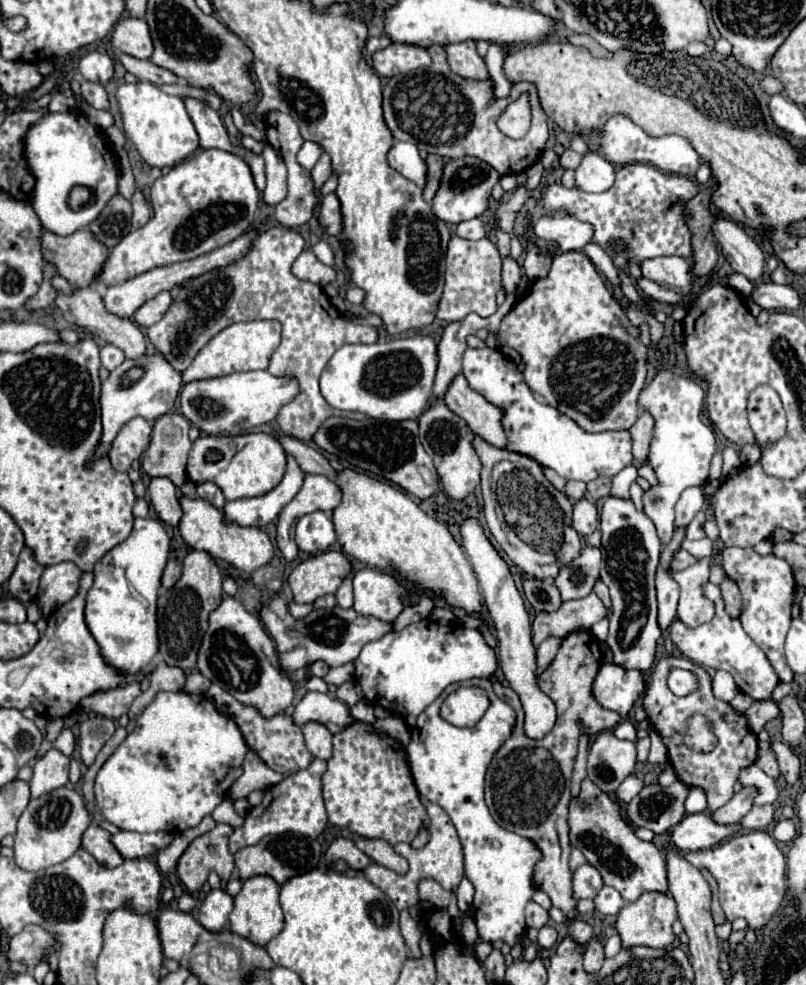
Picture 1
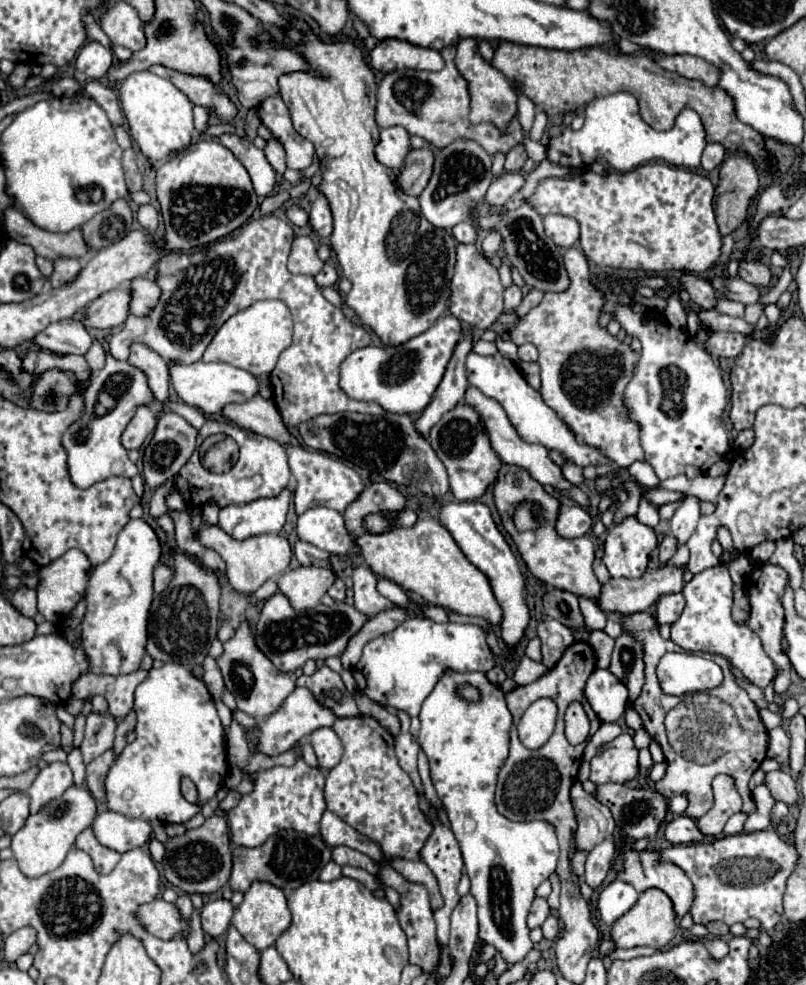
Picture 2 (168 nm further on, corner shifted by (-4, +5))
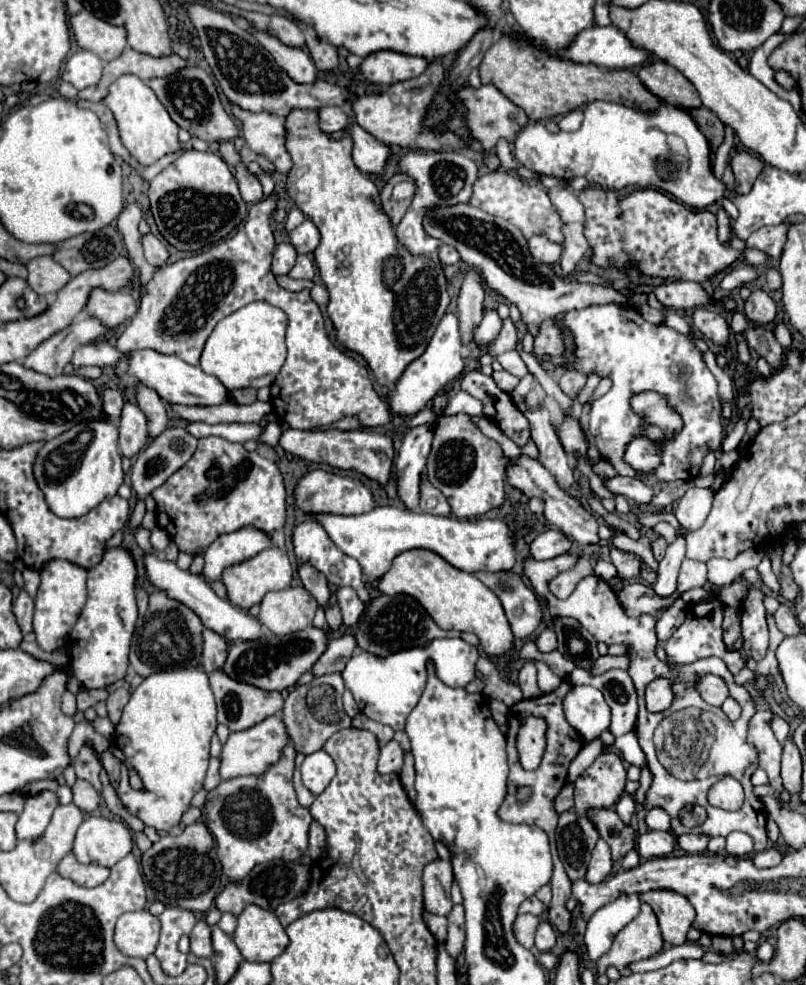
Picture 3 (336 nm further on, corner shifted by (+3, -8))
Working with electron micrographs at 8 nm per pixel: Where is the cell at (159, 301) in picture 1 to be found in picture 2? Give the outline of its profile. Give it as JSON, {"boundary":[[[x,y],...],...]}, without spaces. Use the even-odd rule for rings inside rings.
{"boundary":[[[149,278],[131,280],[129,282],[129,290],[131,290],[129,314],[133,314],[133,316],[149,314],[155,308],[159,296],[161,296],[161,290],[155,284],[155,280],[149,280]]]}

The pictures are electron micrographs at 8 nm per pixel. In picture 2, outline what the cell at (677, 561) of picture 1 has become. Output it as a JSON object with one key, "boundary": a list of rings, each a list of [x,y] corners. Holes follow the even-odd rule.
{"boundary":[[[665,536],[657,548],[659,552],[659,560],[661,562],[667,562],[675,552],[677,552],[677,540],[673,536]]]}

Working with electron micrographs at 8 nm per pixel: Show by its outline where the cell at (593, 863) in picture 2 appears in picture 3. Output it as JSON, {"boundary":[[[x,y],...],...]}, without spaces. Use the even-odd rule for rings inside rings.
{"boundary":[[[600,839],[594,853],[592,853],[592,859],[590,859],[590,865],[588,865],[588,871],[586,871],[586,881],[588,883],[602,883],[604,877],[612,871],[612,857],[610,857],[610,849],[608,845]]]}

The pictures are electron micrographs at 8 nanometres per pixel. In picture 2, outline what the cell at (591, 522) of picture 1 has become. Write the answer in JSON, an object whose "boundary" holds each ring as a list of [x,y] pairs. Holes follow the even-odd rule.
{"boundary":[[[571,506],[569,510],[561,512],[555,524],[555,530],[561,538],[579,538],[585,536],[591,530],[591,516],[587,514],[587,510],[579,508],[579,506]]]}

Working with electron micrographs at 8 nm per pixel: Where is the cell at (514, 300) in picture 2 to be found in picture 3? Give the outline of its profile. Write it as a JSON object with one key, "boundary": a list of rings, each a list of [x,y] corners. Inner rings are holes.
{"boundary":[[[508,317],[508,319],[504,319],[500,335],[490,345],[490,355],[496,357],[496,355],[500,355],[504,351],[510,351],[510,349],[516,349],[516,347],[518,347],[518,333],[516,333],[514,323]]]}

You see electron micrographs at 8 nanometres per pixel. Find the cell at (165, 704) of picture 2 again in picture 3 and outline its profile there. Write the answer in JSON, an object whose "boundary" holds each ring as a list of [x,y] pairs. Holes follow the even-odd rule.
{"boundary":[[[202,667],[162,671],[146,677],[126,703],[114,735],[116,745],[140,773],[144,787],[132,789],[124,767],[116,785],[120,803],[156,831],[170,831],[176,827],[190,809],[192,797],[204,785],[210,737],[214,735],[216,725],[216,703],[208,675]]]}

